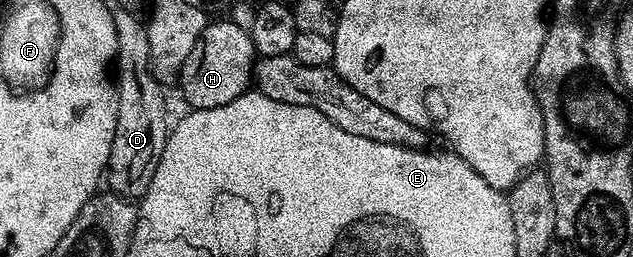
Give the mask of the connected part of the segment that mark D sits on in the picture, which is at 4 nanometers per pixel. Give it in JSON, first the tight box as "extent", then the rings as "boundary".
{"extent":[107,18,171,201],"boundary":[[[140,18],[133,23],[131,37],[117,39],[117,58],[115,60],[115,86],[117,100],[119,101],[119,117],[115,125],[115,141],[111,141],[111,153],[109,154],[109,166],[107,168],[108,190],[115,195],[122,195],[130,201],[140,200],[145,194],[147,185],[155,173],[155,165],[159,165],[159,157],[163,157],[163,145],[167,141],[171,130],[170,120],[165,120],[165,99],[159,92],[153,91],[159,87],[158,80],[153,78],[149,65],[151,57],[151,45],[149,44],[149,32],[146,24]]]}

